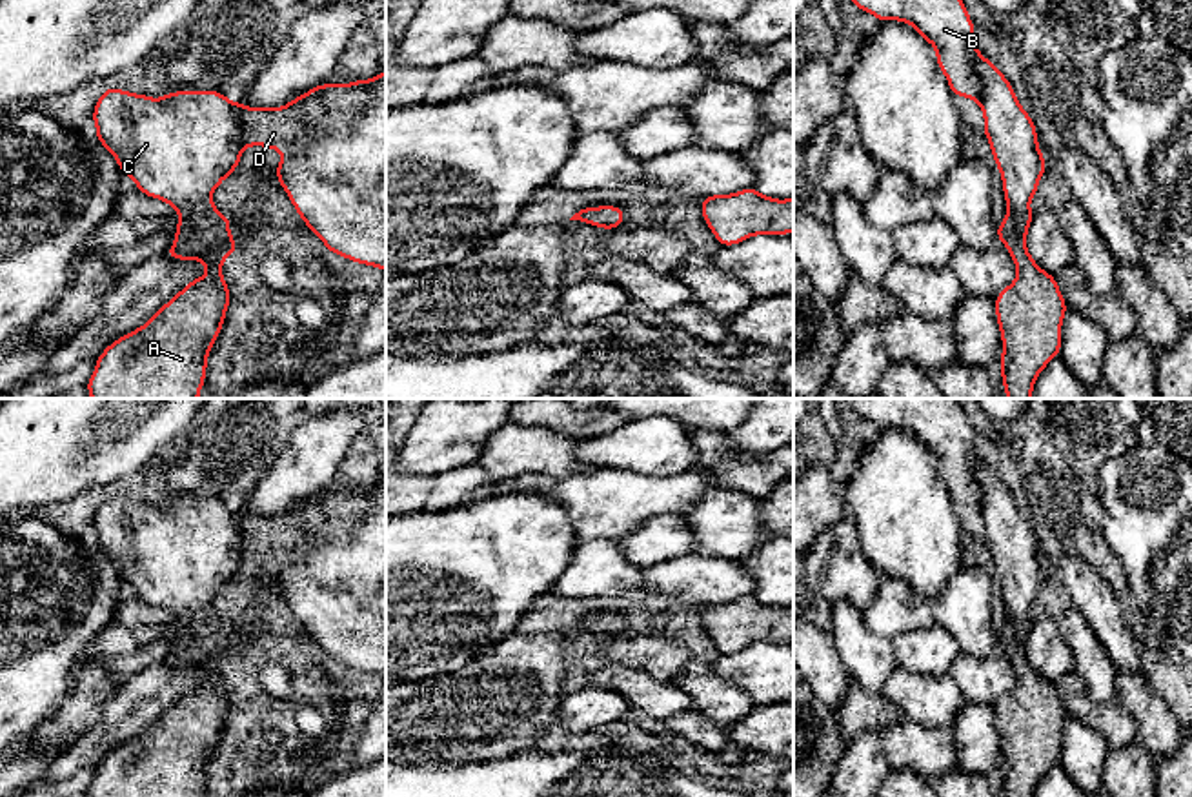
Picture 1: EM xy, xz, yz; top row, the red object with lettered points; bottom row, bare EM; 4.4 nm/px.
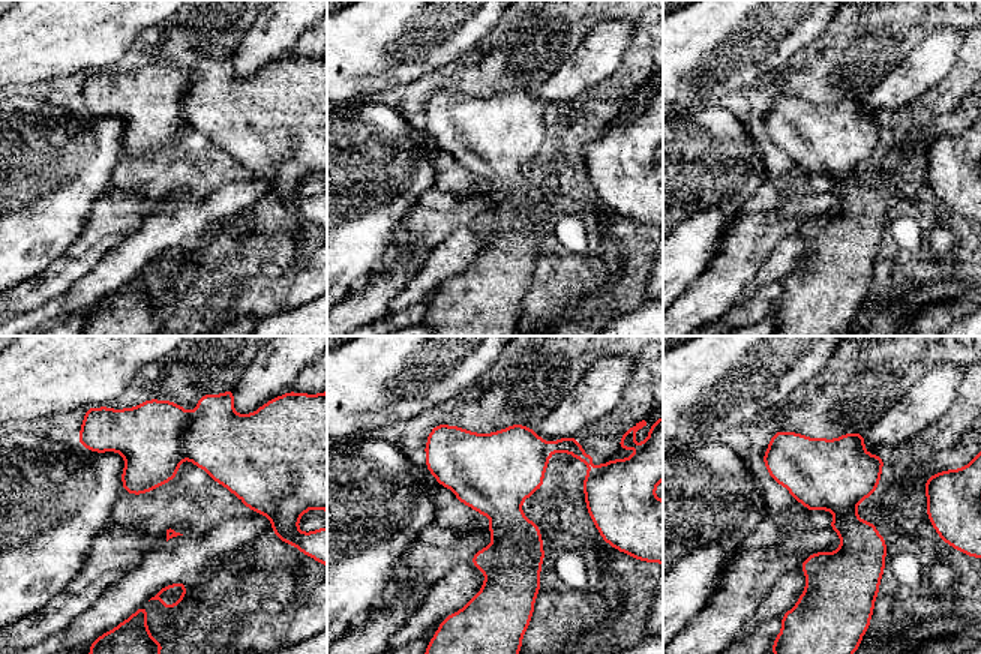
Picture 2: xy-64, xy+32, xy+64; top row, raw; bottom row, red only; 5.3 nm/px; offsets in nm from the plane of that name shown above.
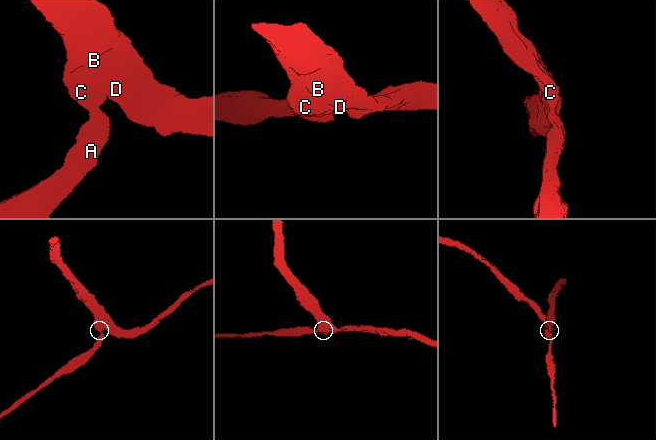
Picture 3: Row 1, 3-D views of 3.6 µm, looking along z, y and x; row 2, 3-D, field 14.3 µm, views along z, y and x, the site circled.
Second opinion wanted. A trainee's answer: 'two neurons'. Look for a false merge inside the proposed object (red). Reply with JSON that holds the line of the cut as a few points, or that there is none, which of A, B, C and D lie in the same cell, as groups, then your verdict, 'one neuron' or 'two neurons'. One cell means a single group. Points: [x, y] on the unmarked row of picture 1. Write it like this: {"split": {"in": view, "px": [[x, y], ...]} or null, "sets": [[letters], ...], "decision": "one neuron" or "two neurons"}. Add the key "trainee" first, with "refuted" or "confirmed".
{"trainee": "refuted", "split": null, "sets": [["A", "B", "C", "D"]], "decision": "one neuron"}

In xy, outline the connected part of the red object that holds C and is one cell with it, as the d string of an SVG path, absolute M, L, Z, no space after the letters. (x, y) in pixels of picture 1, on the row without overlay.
M386 480L375 486L328 493L326 489L293 506L282 515L247 515L218 499L177 499L149 506L124 497L106 495L93 519L96 548L116 566L136 597L178 617L175 651L166 659L171 666L198 668L207 675L204 684L189 690L133 741L122 742L96 766L87 797L202 797L207 761L220 742L231 710L222 684L224 666L237 661L229 639L229 624L213 611L211 602L238 573L249 553L278 557L277 588L286 597L302 630L324 653L351 670L386 679Z

